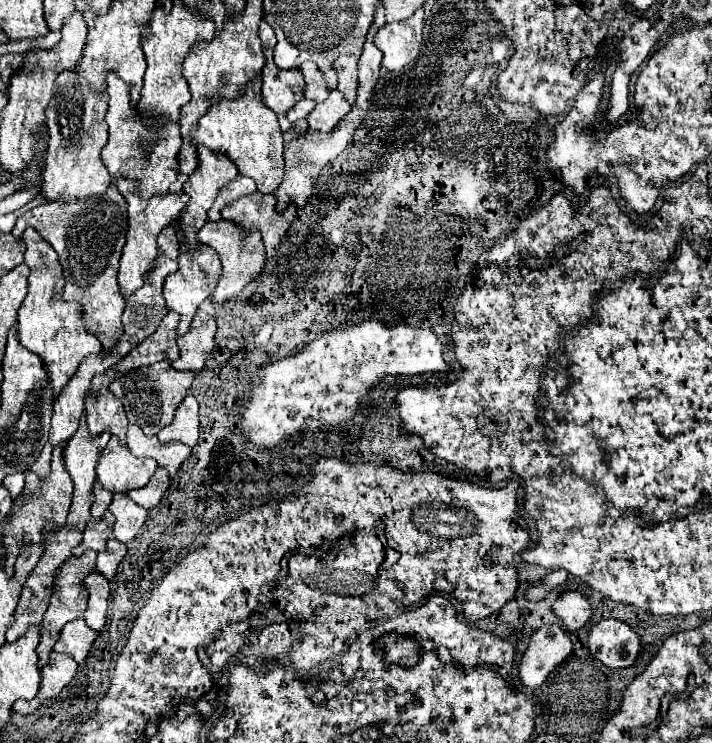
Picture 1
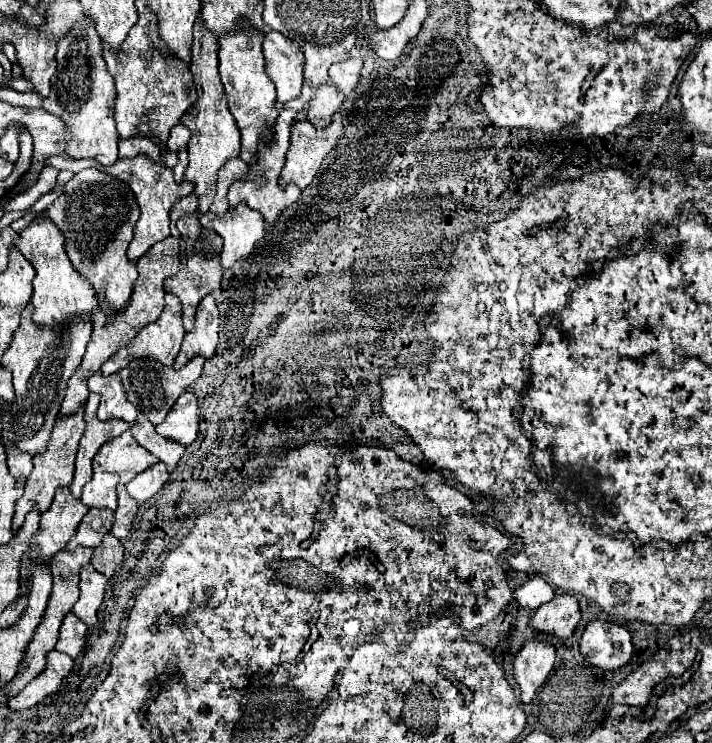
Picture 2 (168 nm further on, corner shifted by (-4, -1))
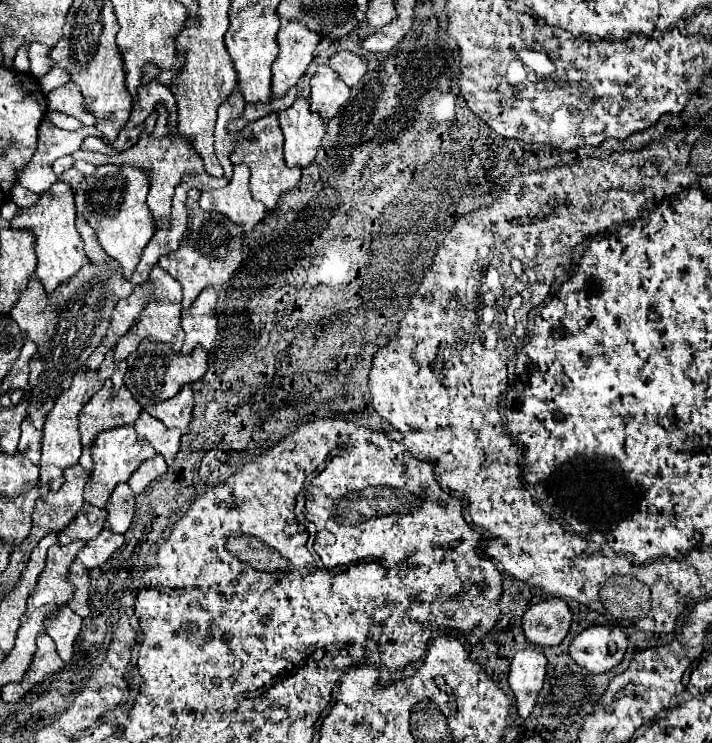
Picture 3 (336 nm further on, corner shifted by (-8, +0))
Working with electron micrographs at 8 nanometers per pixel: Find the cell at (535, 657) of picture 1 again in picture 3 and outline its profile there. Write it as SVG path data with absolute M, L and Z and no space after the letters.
M520 650L512 658L508 672L508 686L516 698L516 710L520 718L528 718L532 712L538 692L542 690L546 676L546 656L538 650Z

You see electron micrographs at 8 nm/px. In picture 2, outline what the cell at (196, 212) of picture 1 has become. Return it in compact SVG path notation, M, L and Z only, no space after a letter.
M200 17L194 27L194 43L192 43L192 63L190 73L194 77L194 85L198 89L198 99L194 105L194 111L186 117L182 117L182 125L188 125L194 133L192 143L188 145L188 169L184 173L184 179L194 183L194 193L198 197L198 213L208 213L214 195L216 195L216 175L222 169L222 165L228 159L236 159L240 151L240 131L228 111L228 105L224 103L224 89L218 75L218 43L216 35L210 33Z

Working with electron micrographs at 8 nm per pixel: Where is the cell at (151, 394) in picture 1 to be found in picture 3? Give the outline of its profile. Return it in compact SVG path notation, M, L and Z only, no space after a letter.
M142 340L136 352L128 356L128 372L124 374L124 384L130 388L130 392L140 402L140 406L146 408L150 404L176 396L184 384L192 384L200 380L206 372L206 366L208 366L208 358L202 346L196 346L192 354L182 356L180 352L174 352L170 344L156 340Z

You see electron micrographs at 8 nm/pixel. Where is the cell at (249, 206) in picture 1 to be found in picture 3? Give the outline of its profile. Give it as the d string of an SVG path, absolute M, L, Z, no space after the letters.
M266 114L264 118L260 120L254 120L250 122L248 126L242 128L240 136L238 136L238 142L230 154L230 160L236 164L236 162L244 162L248 164L250 168L250 192L256 200L260 200L266 208L274 208L278 198L294 188L300 180L300 166L294 166L294 168L288 168L286 162L284 162L284 150L282 150L282 144L284 144L284 136L282 136L282 130L280 130L280 124L278 124L278 118L276 114Z

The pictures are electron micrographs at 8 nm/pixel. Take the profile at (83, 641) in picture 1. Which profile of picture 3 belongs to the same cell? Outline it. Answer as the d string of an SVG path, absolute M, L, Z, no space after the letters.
M60 606L54 618L44 620L44 626L46 626L48 636L56 642L60 658L64 662L68 662L74 654L74 642L80 634L82 618L78 614L74 614L68 606Z

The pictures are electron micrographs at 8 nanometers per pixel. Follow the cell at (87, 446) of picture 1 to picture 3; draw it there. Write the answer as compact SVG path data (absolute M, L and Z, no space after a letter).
M106 380L102 388L88 400L88 404L80 410L80 434L82 434L82 456L80 466L92 470L92 438L100 434L100 430L110 430L124 424L134 424L142 406L136 402L132 392L122 386L118 392L112 390L112 382Z

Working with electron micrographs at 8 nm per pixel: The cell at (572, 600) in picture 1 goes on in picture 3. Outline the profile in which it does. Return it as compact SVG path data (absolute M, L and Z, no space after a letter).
M550 598L530 606L522 616L526 640L538 646L556 646L564 640L572 624L572 612L562 598Z

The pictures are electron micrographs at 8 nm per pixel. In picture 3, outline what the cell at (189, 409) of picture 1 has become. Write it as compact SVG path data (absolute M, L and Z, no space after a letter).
M184 386L174 398L148 406L146 412L150 412L154 418L160 418L168 428L186 428L192 420L192 406L194 406L192 388Z

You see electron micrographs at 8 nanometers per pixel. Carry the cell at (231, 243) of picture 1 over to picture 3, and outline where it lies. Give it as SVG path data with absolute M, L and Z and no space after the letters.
M234 164L234 176L226 188L206 190L200 196L200 206L204 210L218 210L226 214L232 222L242 224L248 234L266 216L266 206L252 198L248 190L250 170L246 164Z

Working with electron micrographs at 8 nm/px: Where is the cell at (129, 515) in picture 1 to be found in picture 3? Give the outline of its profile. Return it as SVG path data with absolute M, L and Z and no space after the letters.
M128 484L116 486L110 500L106 502L108 510L108 526L114 534L124 534L134 516L134 492Z

